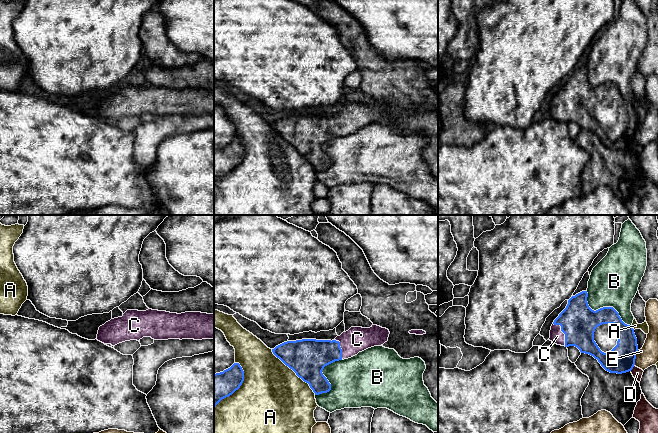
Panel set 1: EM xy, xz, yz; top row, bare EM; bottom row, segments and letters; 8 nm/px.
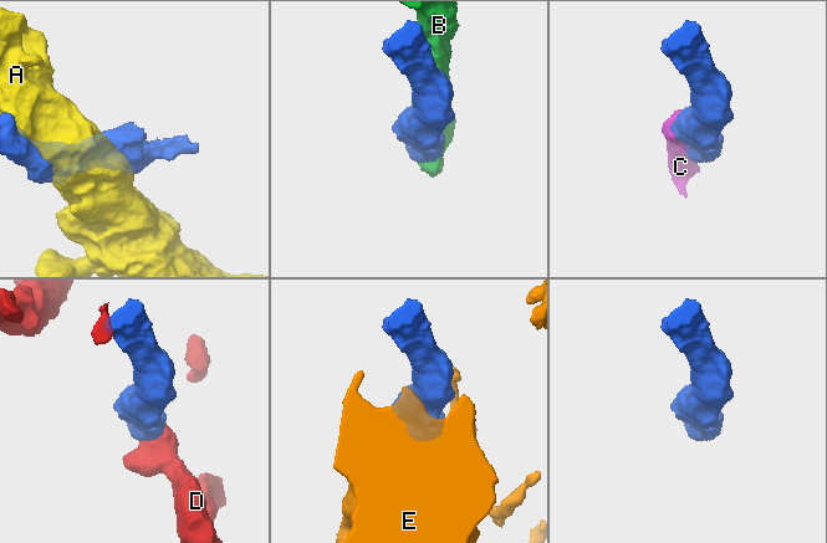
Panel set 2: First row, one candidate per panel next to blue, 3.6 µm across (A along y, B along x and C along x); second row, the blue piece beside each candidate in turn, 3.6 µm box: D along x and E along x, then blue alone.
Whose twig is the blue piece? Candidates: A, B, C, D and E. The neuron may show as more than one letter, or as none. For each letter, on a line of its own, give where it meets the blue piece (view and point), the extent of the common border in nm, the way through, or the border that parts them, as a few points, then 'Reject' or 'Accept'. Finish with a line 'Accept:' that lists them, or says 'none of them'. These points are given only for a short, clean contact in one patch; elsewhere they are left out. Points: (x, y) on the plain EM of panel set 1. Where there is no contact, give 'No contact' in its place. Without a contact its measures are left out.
A: Touches blue at xz (237, 165). Shared border 440 nm. Reject
B: Touches blue at yz (604, 83). Shared border 460 nm. Reject
C: Touches blue at yz (562, 107). Shared border 200 nm. Accept
D: Touches blue at yz (632, 144). Shared border 50 nm. Reject
E: Touches blue at yz (635, 134). Shared border 130 nm. Reject
Accept: C

